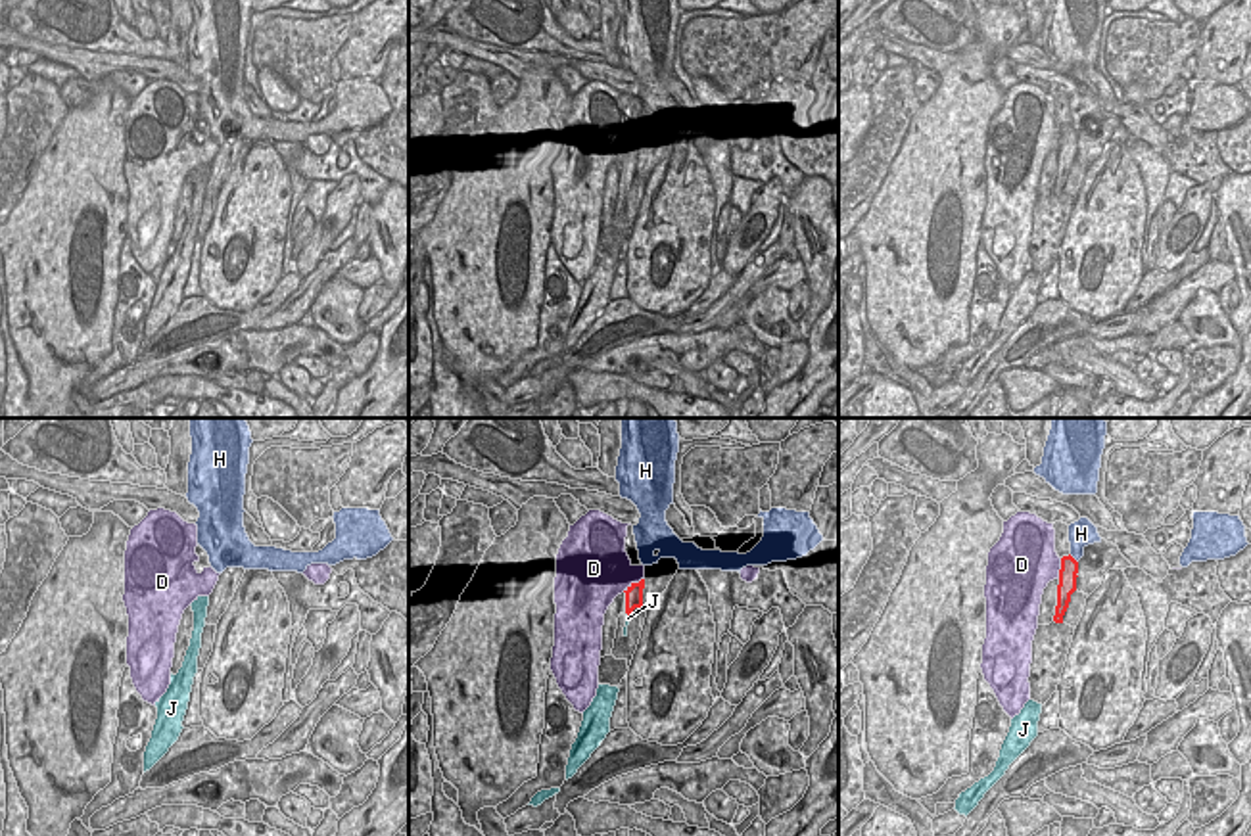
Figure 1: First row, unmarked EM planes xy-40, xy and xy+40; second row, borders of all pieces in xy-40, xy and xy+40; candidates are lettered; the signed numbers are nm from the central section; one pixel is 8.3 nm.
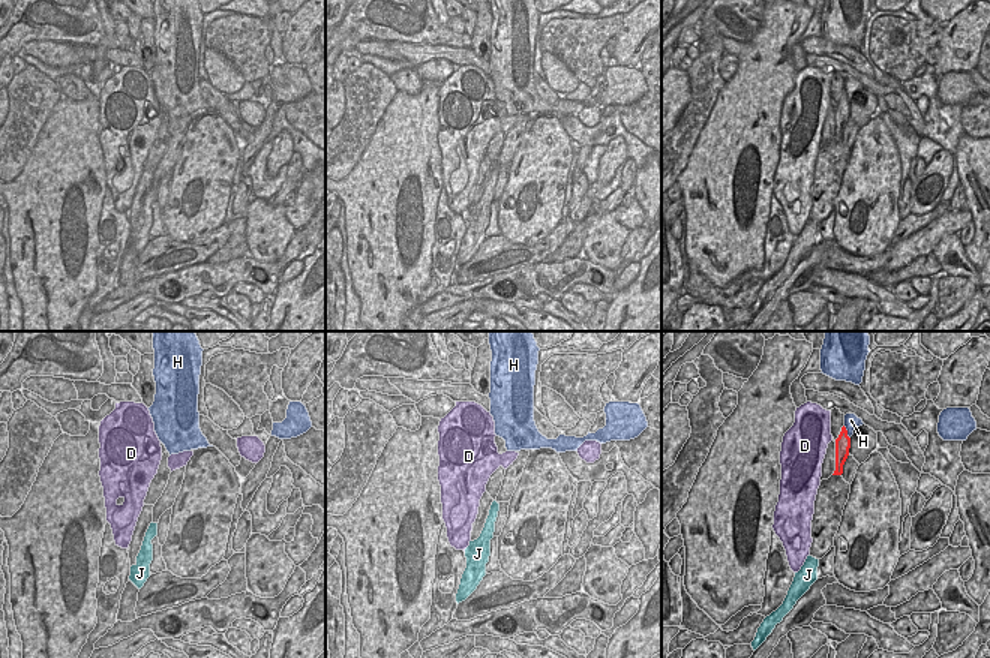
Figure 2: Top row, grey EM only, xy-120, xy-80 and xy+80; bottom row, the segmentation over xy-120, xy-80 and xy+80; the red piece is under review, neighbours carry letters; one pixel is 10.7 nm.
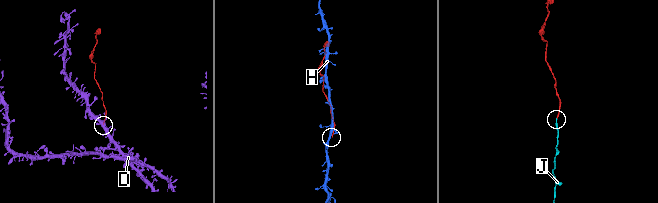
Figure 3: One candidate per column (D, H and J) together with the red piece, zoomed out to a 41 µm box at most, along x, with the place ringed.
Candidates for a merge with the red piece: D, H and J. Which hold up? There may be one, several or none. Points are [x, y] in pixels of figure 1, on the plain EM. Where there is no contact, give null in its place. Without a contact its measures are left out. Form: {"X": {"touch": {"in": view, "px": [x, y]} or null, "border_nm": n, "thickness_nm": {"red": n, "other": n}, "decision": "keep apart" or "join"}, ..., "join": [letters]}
{"D": {"touch": {"in": "xy", "px": [632, 154]}, "border_nm": 220, "thickness_nm": {"red": 160, "other": 440}, "decision": "keep apart"}, "H": {"touch": {"in": "xy+40", "px": [1073, 129]}, "border_nm": 110, "thickness_nm": {"red": 160, "other": 220}, "decision": "keep apart"}, "J": {"touch": {"in": "xy", "px": [628, 185]}, "border_nm": 70, "thickness_nm": {"red": 160, "other": 60}, "decision": "join"}, "join": ["J"]}

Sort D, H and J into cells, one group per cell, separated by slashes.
D / H / J

